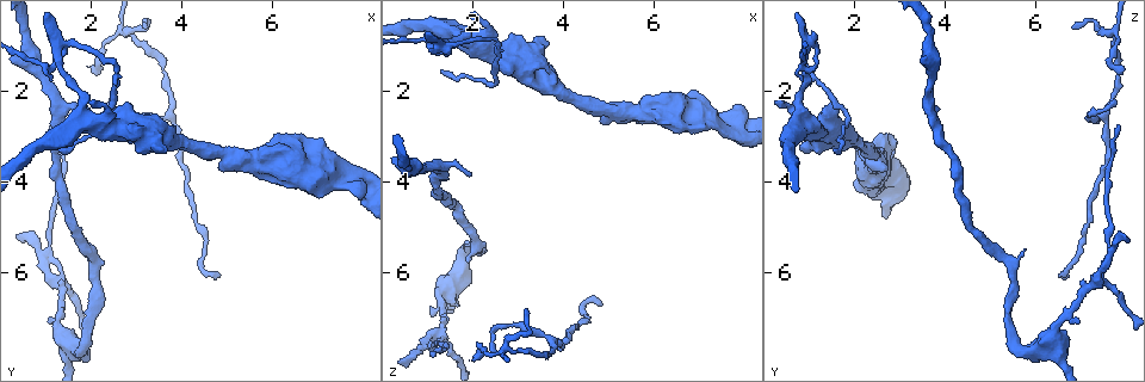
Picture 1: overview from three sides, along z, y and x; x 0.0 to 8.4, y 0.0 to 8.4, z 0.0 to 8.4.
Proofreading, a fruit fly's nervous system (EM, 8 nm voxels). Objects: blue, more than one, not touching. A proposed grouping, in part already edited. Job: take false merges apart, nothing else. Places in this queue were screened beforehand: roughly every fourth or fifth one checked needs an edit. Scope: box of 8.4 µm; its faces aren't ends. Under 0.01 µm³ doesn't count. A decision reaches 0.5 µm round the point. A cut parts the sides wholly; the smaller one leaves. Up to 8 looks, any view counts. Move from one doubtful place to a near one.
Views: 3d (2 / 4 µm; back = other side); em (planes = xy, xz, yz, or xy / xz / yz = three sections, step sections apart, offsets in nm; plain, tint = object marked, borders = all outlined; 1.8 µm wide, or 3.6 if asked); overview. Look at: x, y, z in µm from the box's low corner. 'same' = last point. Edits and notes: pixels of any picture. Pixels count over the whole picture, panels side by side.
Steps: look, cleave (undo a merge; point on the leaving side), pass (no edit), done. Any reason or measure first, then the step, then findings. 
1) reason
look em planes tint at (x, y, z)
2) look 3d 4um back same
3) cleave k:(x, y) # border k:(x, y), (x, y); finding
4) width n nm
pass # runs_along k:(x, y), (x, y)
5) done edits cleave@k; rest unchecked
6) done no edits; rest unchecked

abrupt turn
look 3d 2um at (3.30, 3.15, 1.20)

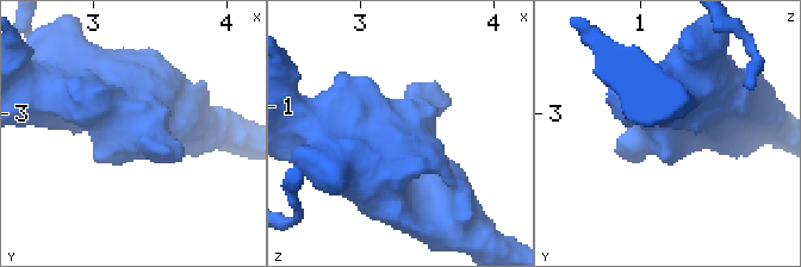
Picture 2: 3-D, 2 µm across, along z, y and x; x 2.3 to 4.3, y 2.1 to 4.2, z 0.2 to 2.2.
look em planes tint at (3.34, 3.10, 1.18)

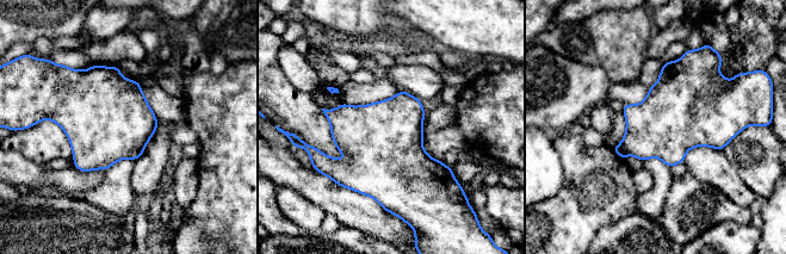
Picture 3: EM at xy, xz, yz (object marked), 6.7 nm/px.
pass # continuous, no second neuron

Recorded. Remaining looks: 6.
arms part here
look 3d 4um at (1.30, 1.55, 0.90)

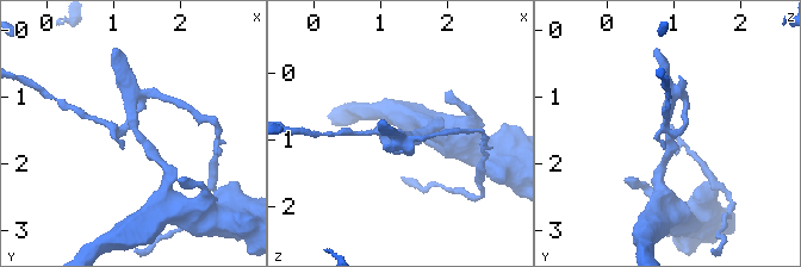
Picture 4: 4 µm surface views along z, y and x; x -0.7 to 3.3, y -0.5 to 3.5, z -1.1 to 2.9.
arms 3
look em planes tint at (1.30, 1.50, 0.95)

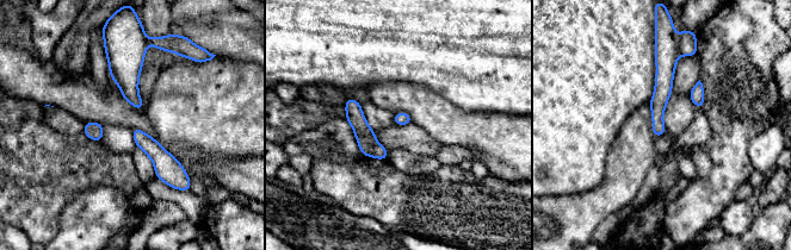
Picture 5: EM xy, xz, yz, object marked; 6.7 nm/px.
cleave 5:(687, 47) # border 5:(679, 44), (680, 54); a second neuron is stuck on

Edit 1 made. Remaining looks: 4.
done edits cleave@5; rest unchecked

